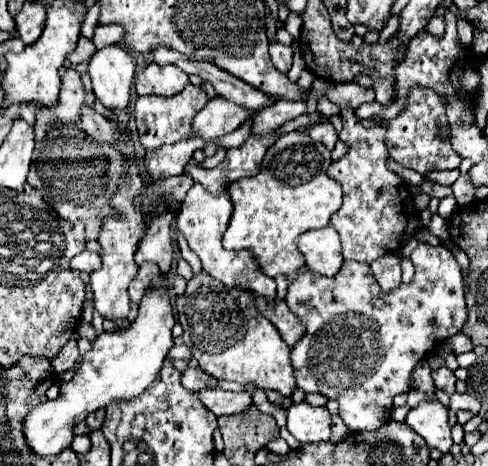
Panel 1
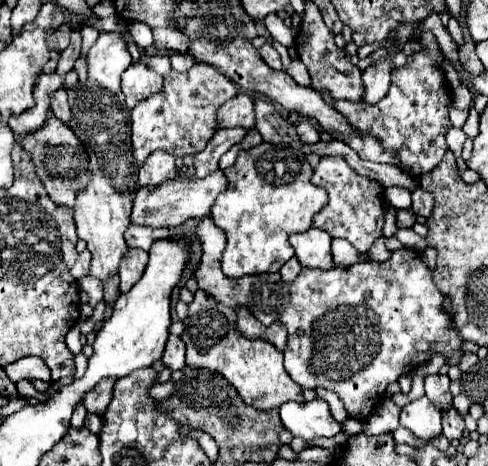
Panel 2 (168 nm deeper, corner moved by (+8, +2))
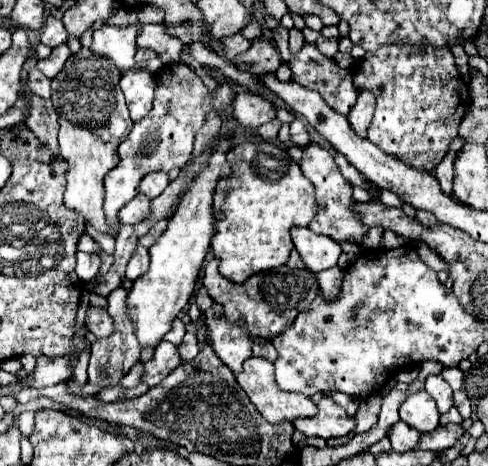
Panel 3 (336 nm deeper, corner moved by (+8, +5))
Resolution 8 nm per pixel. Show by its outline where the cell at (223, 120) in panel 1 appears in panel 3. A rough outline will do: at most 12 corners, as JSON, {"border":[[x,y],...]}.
{"border":[[240,91],[234,119],[258,129],[276,117],[276,107],[262,95]]}

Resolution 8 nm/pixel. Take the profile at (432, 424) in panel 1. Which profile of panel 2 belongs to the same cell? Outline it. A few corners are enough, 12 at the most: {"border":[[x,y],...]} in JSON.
{"border":[[426,396],[402,408],[400,426],[422,440],[442,434],[442,412]]}

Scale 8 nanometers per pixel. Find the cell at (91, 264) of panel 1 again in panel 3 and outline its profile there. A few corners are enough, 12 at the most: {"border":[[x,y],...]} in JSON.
{"border":[[76,253],[76,275],[82,281],[96,277],[100,257]]}

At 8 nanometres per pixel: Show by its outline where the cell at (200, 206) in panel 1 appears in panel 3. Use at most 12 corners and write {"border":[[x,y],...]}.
{"border":[[204,267],[202,283],[230,321],[272,339],[316,297],[300,269],[270,269],[242,285]]}

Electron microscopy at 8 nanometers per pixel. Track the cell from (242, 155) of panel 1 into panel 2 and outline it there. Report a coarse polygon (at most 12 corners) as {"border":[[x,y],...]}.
{"border":[[224,172],[140,188],[132,224],[176,228],[208,216]]}

